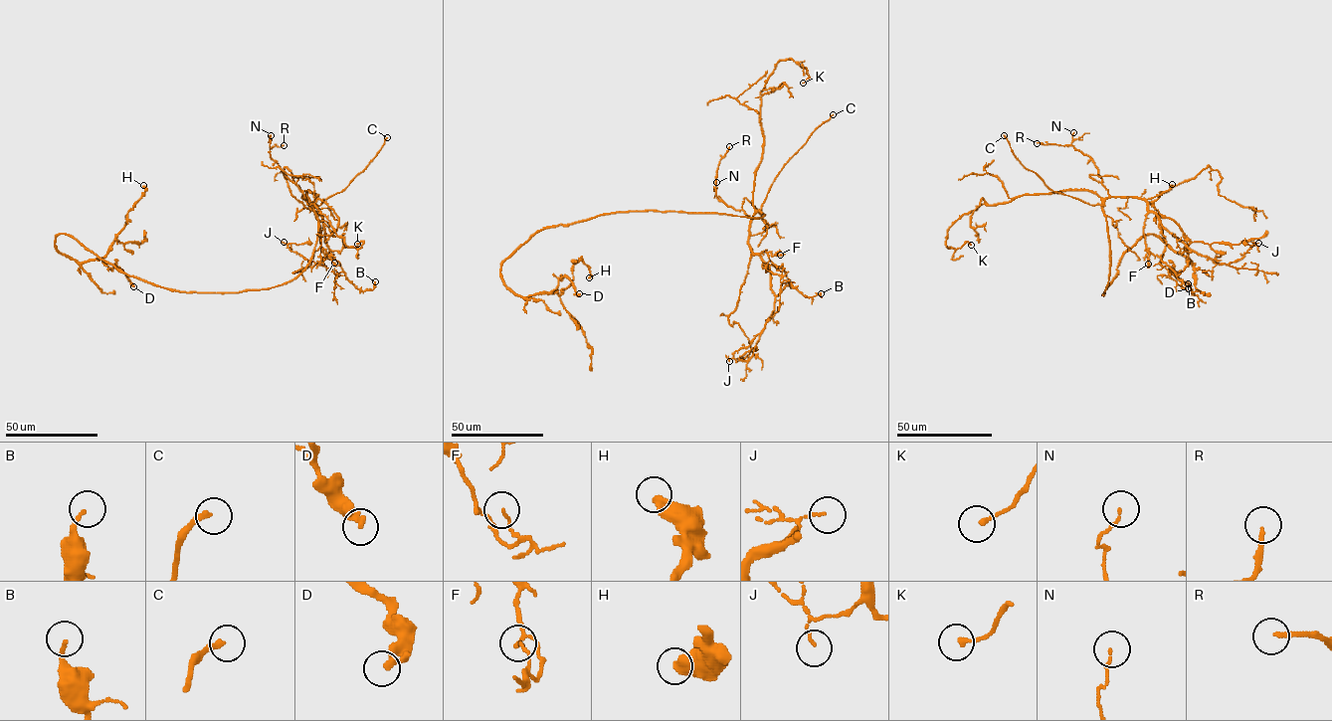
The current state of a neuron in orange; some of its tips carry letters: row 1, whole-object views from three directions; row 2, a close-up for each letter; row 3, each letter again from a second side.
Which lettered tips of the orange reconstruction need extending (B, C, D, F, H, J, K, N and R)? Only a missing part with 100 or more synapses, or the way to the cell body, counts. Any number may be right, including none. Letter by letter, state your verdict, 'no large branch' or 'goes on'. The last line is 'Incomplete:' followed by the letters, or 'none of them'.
B: no large branch
C: goes on
D: no large branch
F: no large branch
H: no large branch
J: no large branch
K: no large branch
N: no large branch
R: no large branch
Incomplete: C

